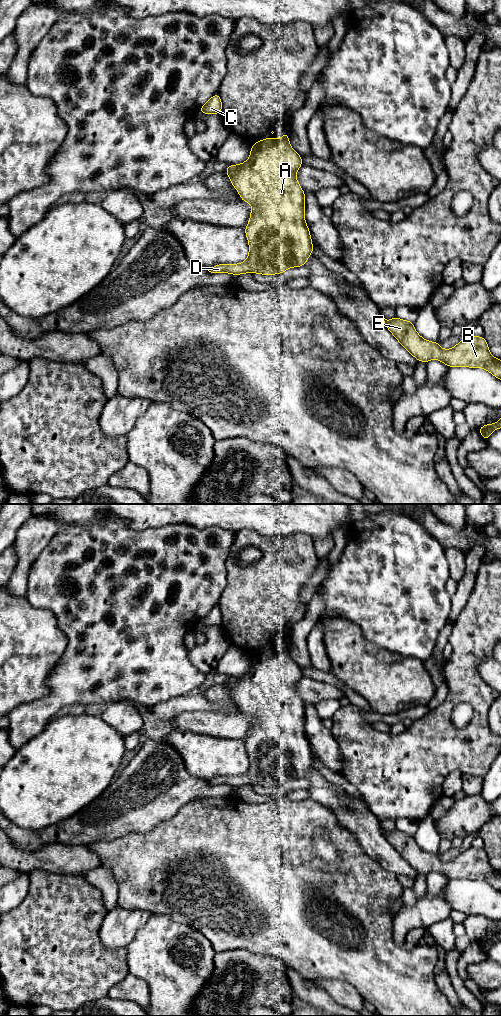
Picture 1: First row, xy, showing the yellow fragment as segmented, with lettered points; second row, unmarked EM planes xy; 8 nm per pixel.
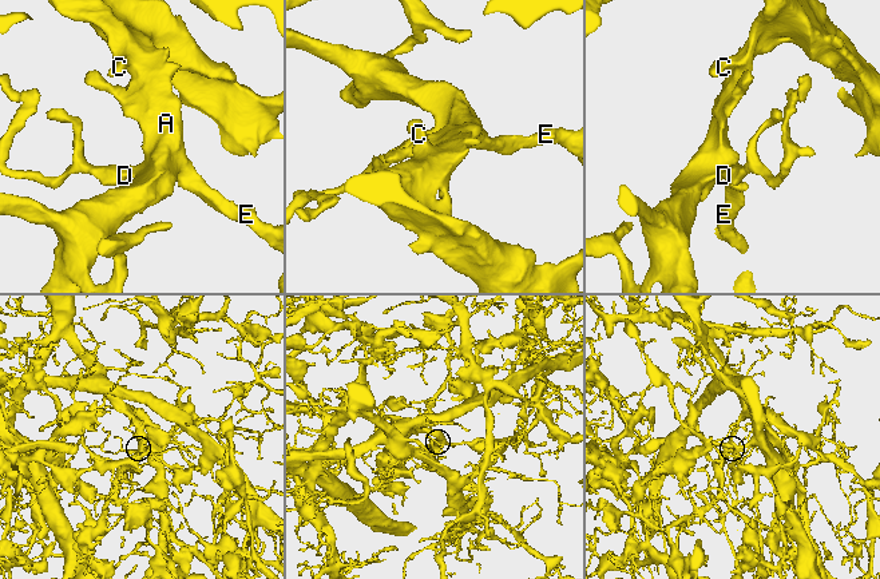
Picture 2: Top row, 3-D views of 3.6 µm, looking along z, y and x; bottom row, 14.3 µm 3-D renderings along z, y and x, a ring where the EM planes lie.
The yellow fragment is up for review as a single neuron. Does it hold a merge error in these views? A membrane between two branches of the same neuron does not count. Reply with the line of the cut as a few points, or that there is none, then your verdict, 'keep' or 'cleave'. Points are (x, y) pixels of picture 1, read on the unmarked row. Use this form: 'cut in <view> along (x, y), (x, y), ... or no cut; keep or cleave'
no cut; keep

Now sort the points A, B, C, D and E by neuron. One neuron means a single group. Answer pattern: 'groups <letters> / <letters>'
groups A B C D E

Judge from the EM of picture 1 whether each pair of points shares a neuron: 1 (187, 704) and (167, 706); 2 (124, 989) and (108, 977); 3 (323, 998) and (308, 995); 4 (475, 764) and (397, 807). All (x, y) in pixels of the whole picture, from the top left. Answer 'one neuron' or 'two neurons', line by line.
1: one neuron
2: two neurons
3: one neuron
4: one neuron

